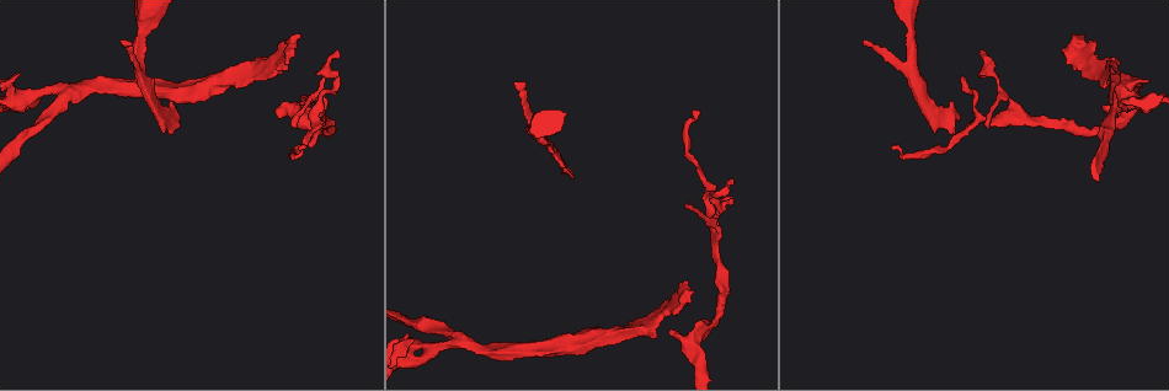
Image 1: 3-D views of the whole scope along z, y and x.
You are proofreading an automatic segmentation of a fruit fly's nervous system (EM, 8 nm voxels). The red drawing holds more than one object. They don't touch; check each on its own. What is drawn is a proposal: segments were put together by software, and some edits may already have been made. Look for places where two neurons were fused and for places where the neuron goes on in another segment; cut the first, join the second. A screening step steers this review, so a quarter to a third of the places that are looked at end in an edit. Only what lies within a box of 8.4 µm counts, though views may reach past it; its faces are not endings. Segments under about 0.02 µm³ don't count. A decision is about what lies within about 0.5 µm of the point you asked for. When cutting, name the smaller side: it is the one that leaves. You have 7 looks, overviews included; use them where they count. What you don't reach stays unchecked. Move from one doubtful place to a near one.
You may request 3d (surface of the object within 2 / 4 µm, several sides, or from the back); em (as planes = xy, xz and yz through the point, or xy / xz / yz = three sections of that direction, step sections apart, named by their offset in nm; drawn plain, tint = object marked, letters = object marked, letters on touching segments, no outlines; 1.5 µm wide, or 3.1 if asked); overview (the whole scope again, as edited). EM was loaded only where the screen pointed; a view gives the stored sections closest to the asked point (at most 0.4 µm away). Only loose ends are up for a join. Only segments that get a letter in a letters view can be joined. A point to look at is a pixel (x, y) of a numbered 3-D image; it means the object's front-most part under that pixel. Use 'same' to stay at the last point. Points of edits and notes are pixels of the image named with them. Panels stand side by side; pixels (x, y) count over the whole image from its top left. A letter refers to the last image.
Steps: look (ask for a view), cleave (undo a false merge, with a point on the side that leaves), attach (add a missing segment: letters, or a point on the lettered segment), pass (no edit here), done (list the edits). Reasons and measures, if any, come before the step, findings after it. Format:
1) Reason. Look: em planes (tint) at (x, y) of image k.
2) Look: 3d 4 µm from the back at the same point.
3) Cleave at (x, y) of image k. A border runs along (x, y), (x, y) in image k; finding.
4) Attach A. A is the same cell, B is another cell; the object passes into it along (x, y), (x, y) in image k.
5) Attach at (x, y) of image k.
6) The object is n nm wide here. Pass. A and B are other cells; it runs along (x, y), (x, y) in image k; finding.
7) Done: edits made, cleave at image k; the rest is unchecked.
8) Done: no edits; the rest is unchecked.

Three-way junction. Look: em yz step 8 (tint) at (456, 341) of image 1.

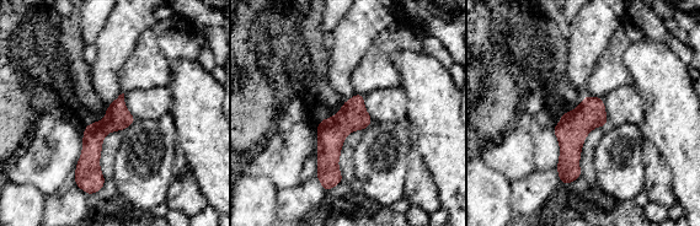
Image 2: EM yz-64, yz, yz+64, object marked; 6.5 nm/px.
Cut it another way. Look: em planes (letters) at the same point.

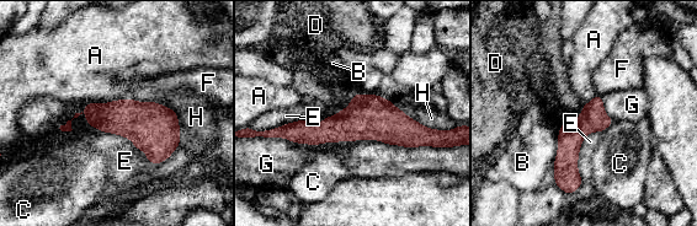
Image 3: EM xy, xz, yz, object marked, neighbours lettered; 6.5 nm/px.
Pass. A, B, C, D, E, F, G and H are other cells; it runs along (423, 129), (277, 132) in image 3; continuous, no second neuron.

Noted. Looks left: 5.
Branch stops here. Look: 3d 2 µm at (293, 127) of image 1.

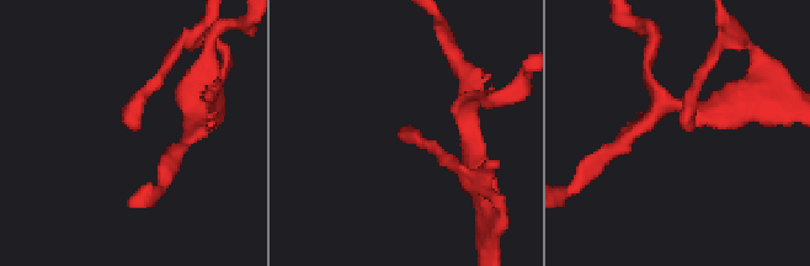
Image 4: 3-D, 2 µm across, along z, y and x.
Now the EM. Look: em planes (letters) at (131, 129) of image 4.

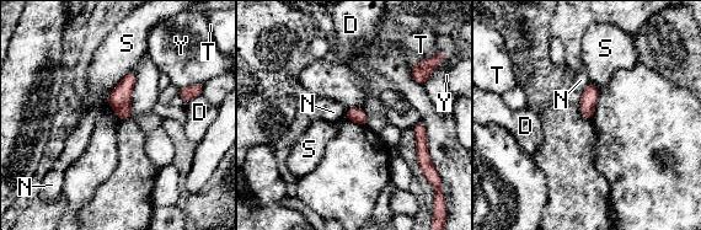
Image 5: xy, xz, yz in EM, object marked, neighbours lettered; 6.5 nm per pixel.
The longest contact is with S, 260 nm. Pass. D, N, S, T and Y are other cells; none of them fits.

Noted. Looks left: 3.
Free end. Look: 3d 2 µm at (301, 144) of image 1.

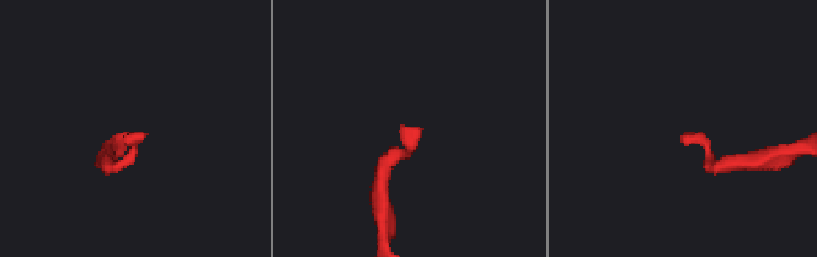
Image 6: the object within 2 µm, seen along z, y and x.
Look: em planes (letters) at (142, 134) of image 6.

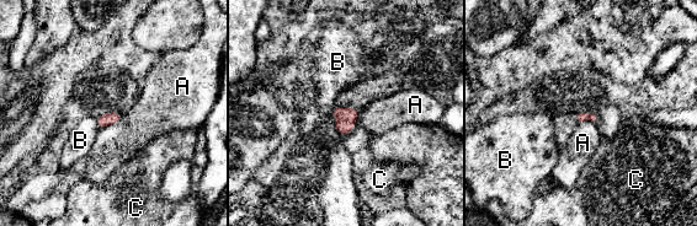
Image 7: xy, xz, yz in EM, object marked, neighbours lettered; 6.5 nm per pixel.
The longest contact is with A, 180 nm. Pass. A, B and C are other cells; no lettered segment goes on from it.

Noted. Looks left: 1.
Done: no edits; the rest is unchecked.

